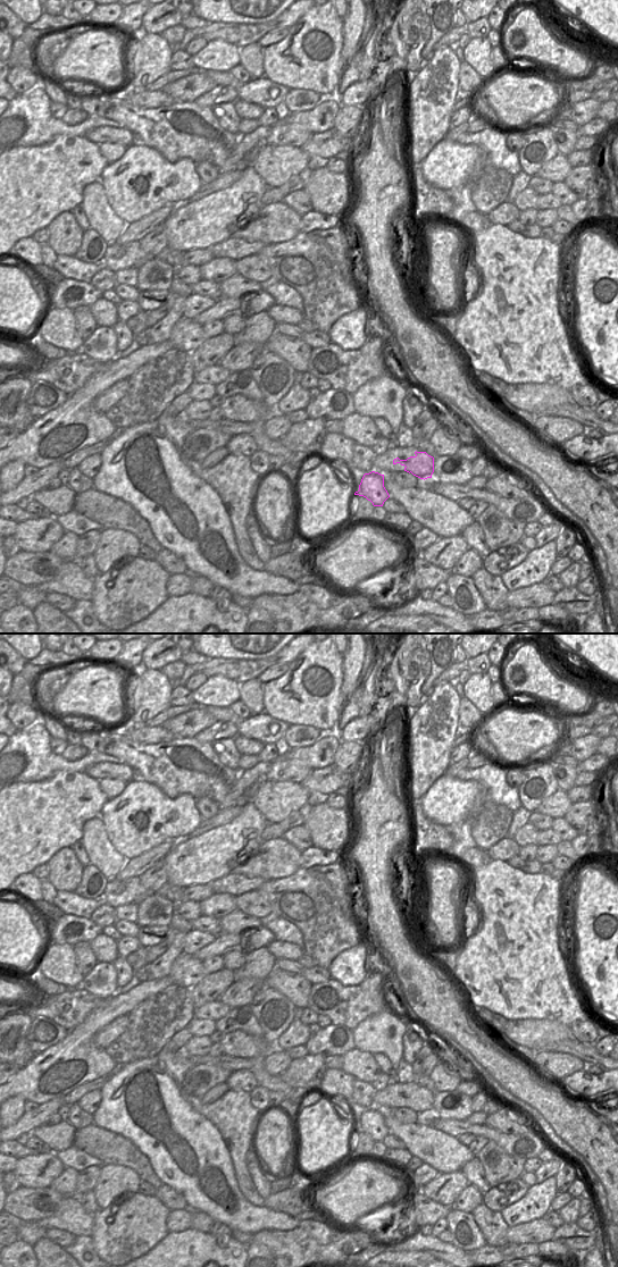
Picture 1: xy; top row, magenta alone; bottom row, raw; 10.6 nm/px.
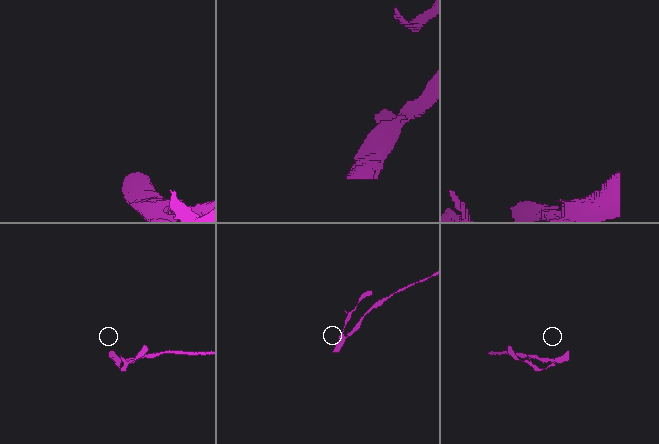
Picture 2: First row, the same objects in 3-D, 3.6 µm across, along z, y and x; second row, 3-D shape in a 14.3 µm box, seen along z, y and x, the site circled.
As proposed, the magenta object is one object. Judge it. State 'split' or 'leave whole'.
split

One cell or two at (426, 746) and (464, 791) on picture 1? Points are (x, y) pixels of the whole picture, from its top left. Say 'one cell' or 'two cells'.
two cells

